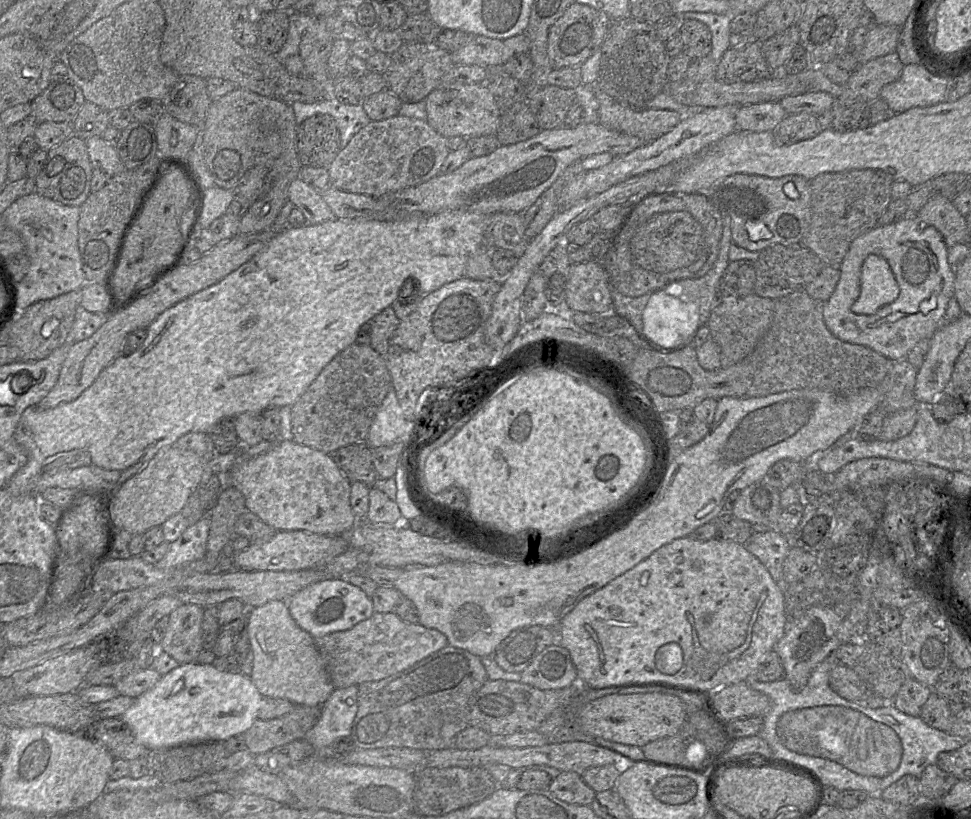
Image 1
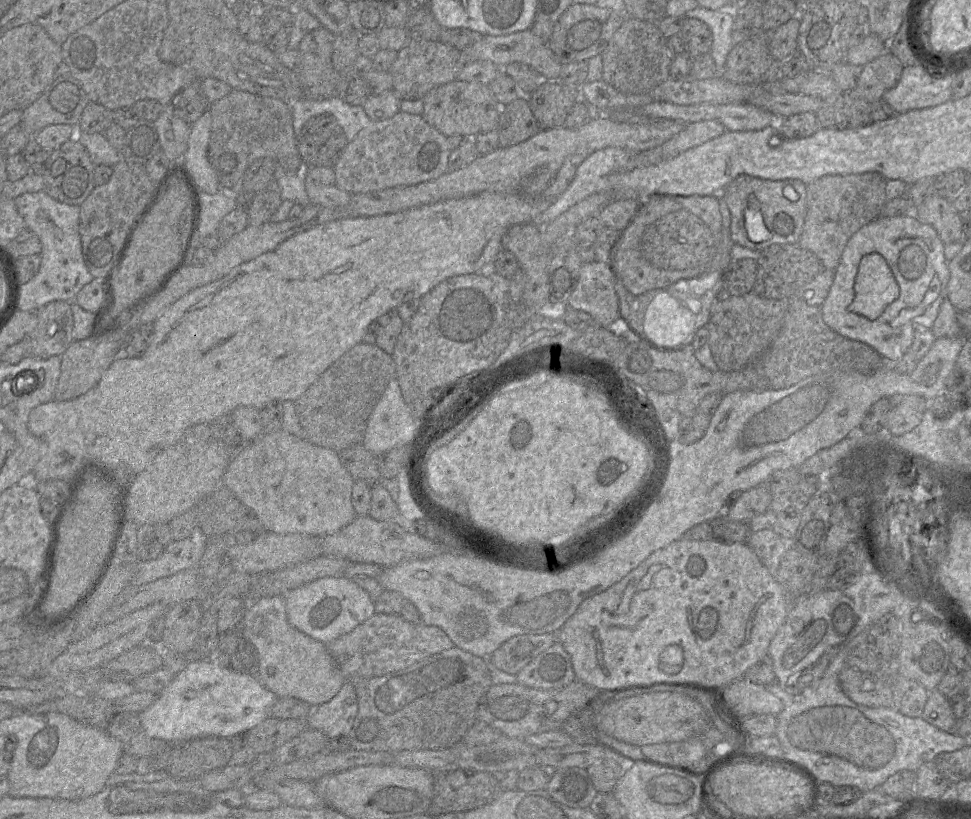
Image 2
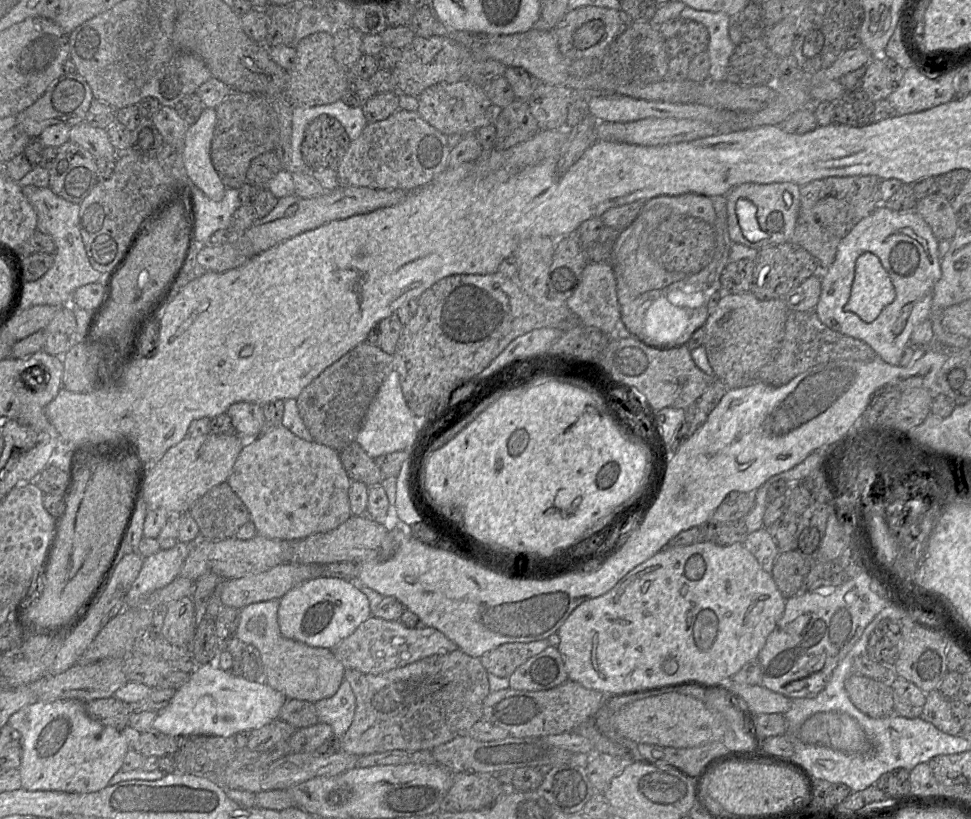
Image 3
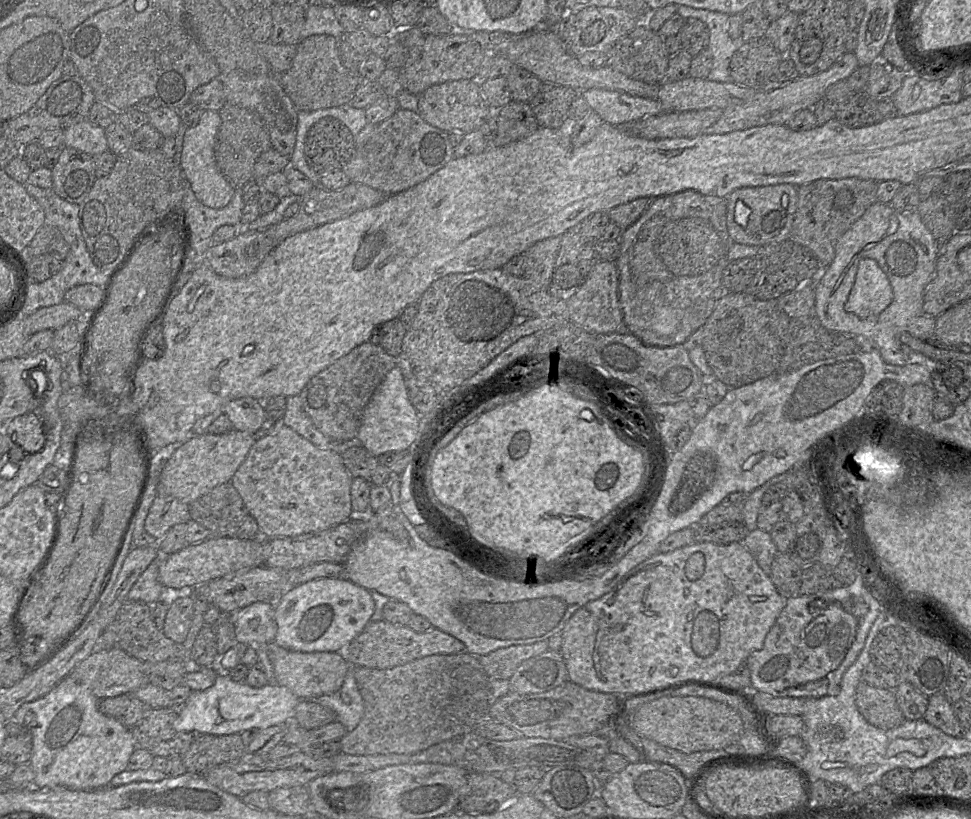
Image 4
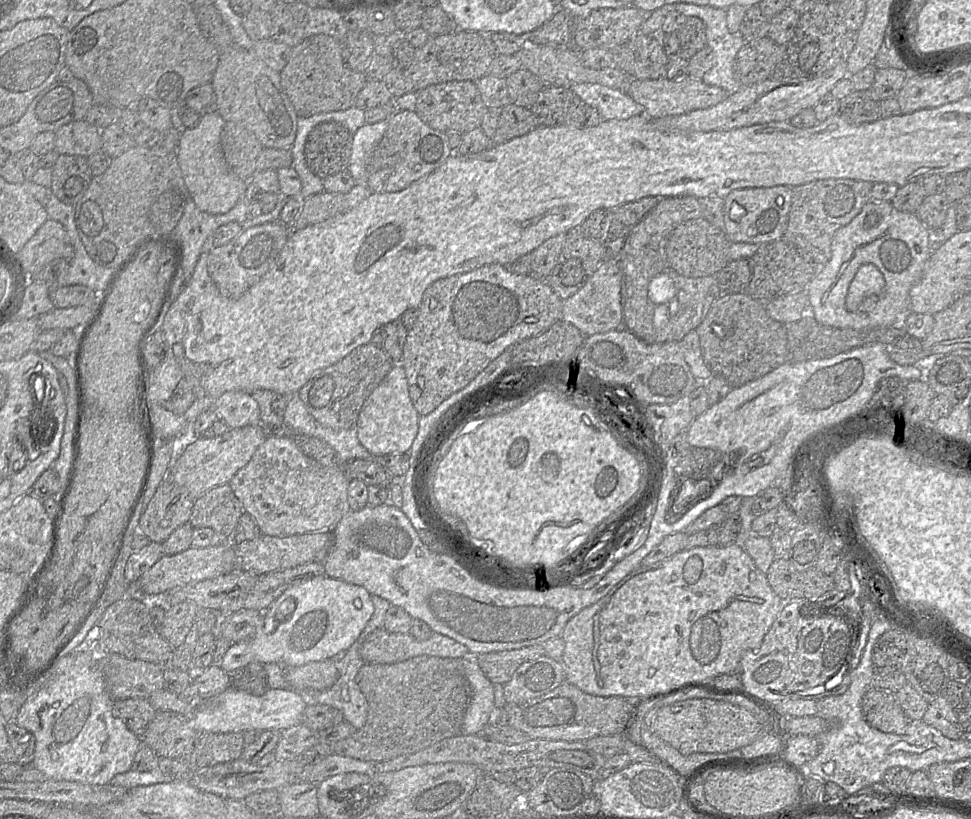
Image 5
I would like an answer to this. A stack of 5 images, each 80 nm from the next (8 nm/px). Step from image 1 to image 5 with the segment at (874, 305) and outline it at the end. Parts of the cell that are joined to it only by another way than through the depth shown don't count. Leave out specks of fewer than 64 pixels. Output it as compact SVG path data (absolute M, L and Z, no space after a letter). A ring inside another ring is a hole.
M863 264L855 274L846 294L845 306L860 312L859 306L868 298L879 298L885 289L885 279L873 264Z

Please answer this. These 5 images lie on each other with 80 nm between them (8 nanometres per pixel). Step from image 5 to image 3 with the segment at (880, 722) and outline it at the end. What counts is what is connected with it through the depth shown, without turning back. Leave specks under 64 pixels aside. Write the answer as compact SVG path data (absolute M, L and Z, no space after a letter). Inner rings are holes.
M851 674L845 680L845 689L854 706L865 715L883 718L894 714L891 685L859 674Z

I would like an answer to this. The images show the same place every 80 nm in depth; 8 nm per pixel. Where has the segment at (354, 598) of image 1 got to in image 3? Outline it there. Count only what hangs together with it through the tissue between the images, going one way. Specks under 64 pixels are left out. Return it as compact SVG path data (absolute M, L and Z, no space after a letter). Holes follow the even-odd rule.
M320 576L301 583L280 600L277 613L281 634L312 647L334 649L372 616L367 596L356 581Z

